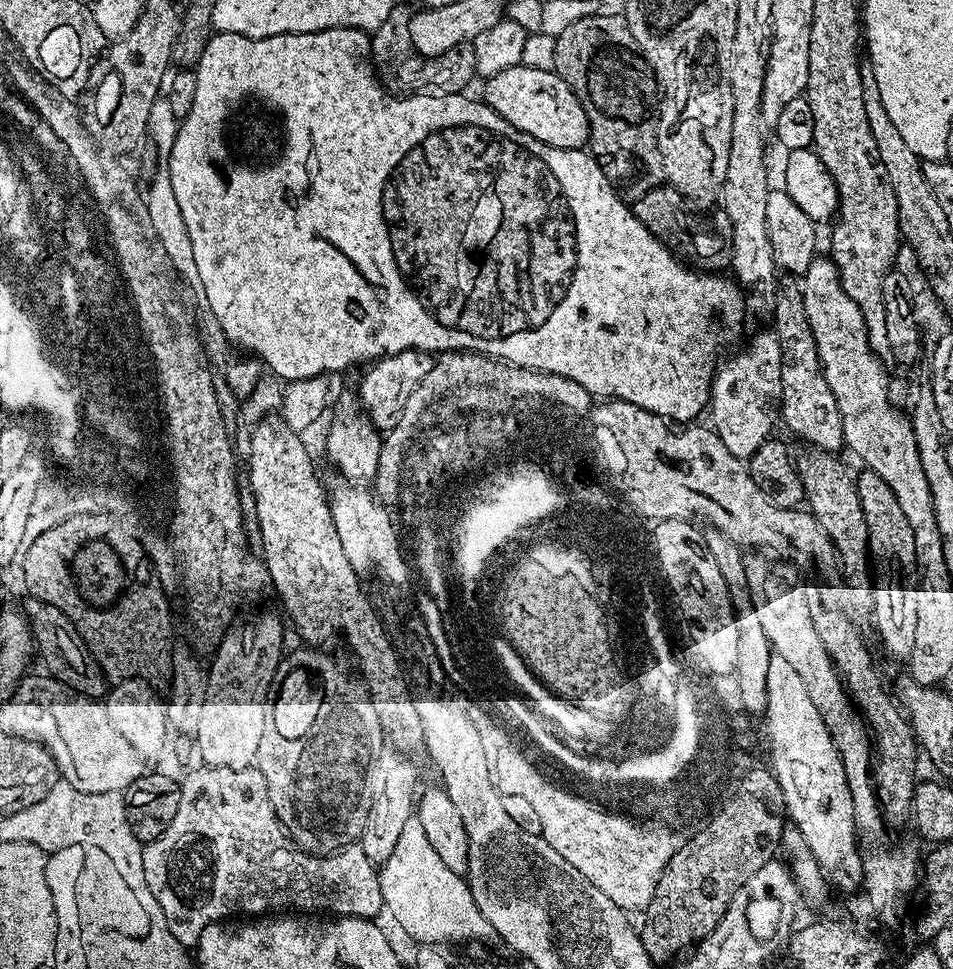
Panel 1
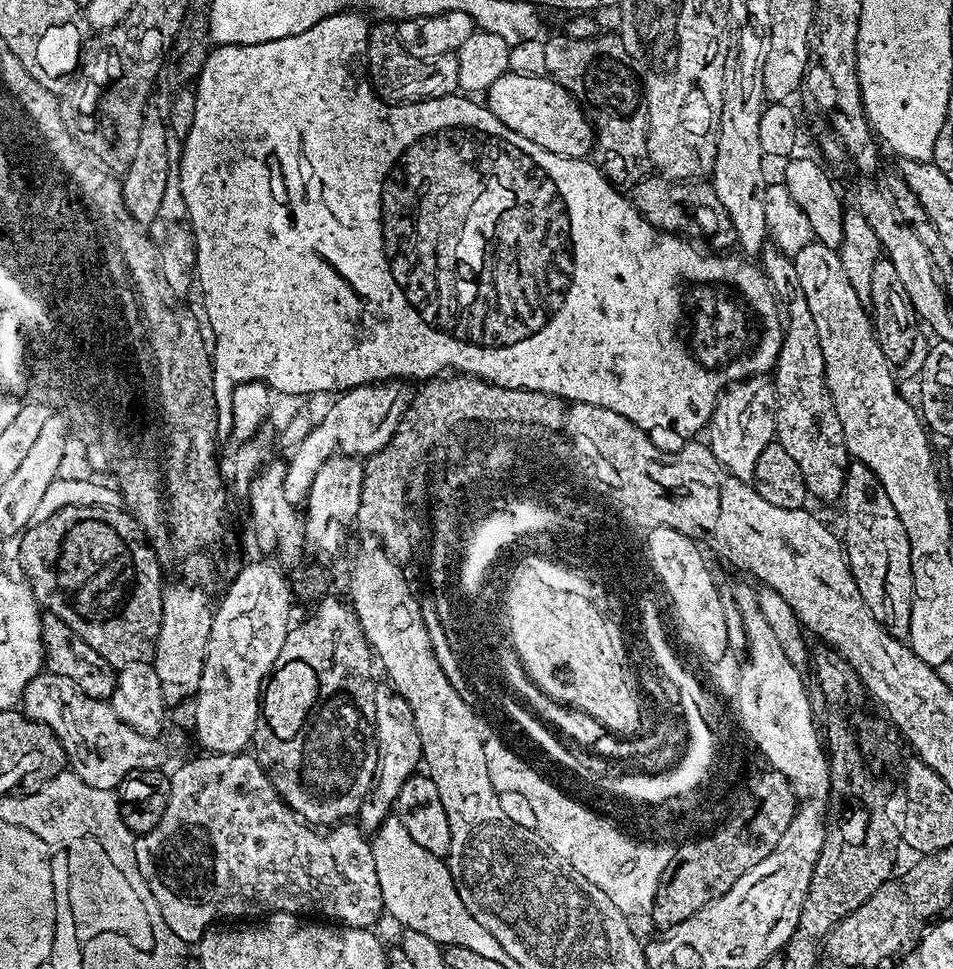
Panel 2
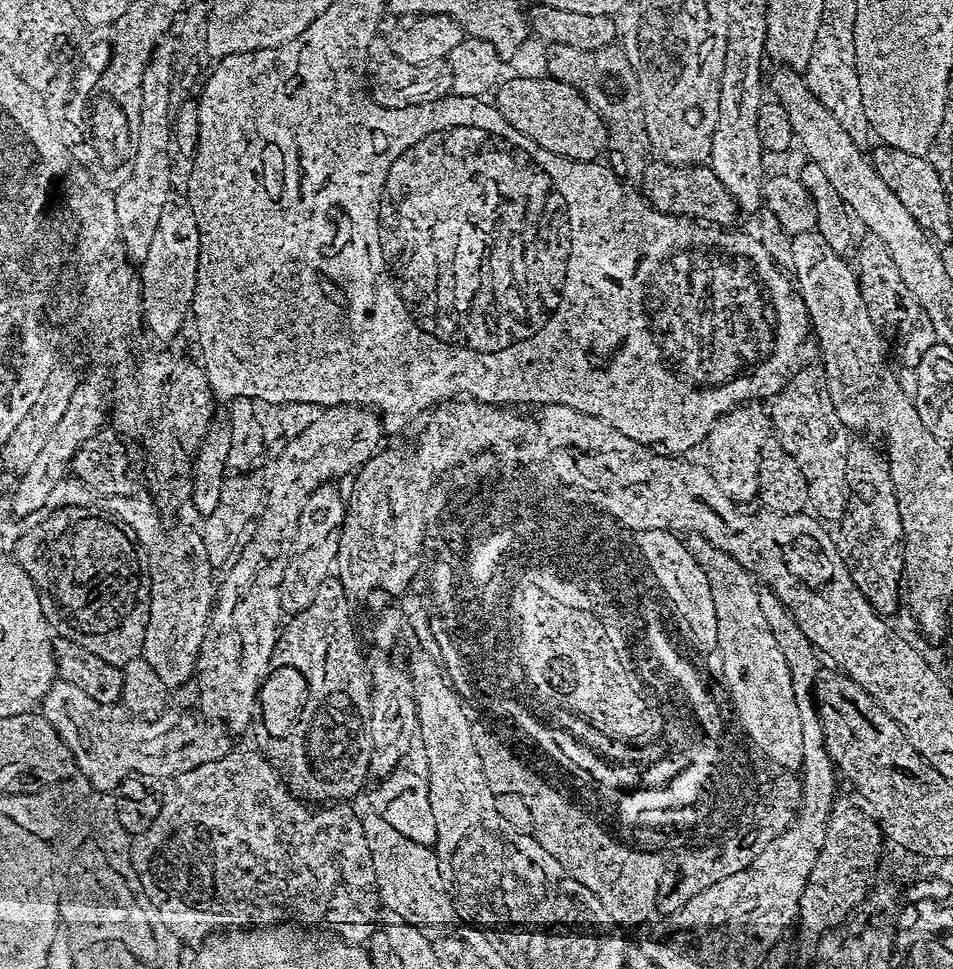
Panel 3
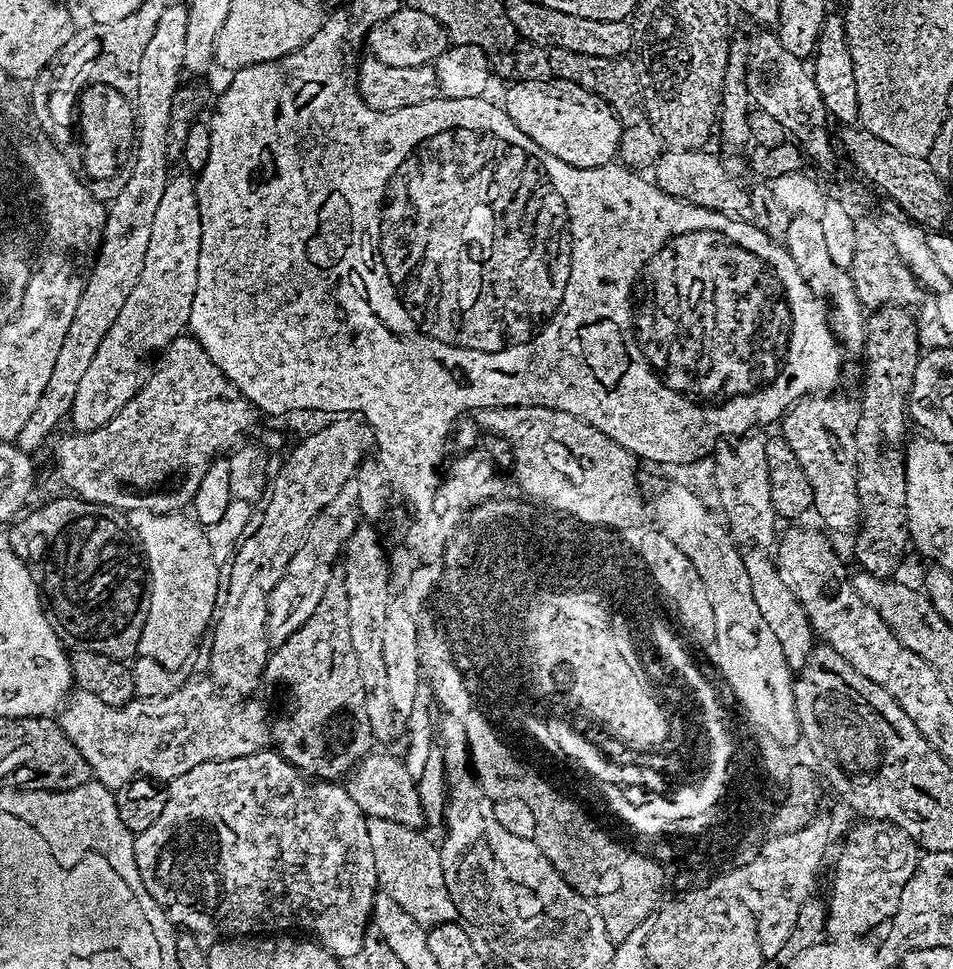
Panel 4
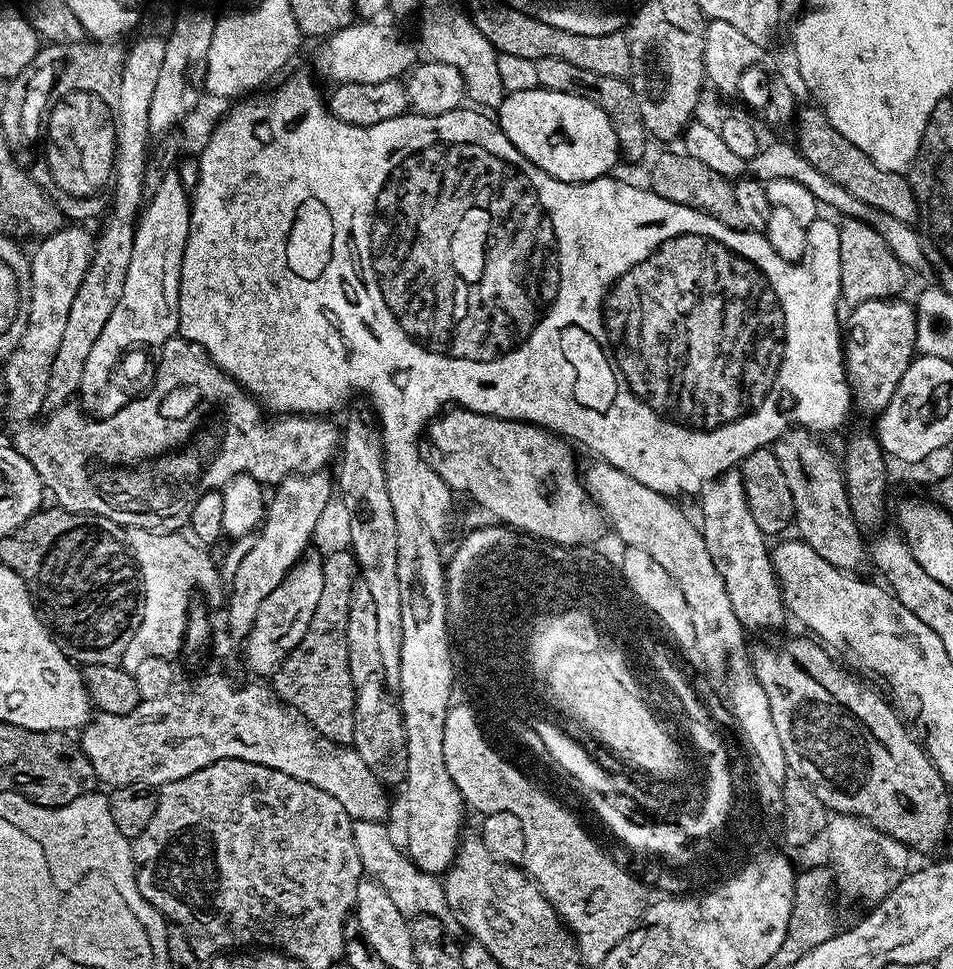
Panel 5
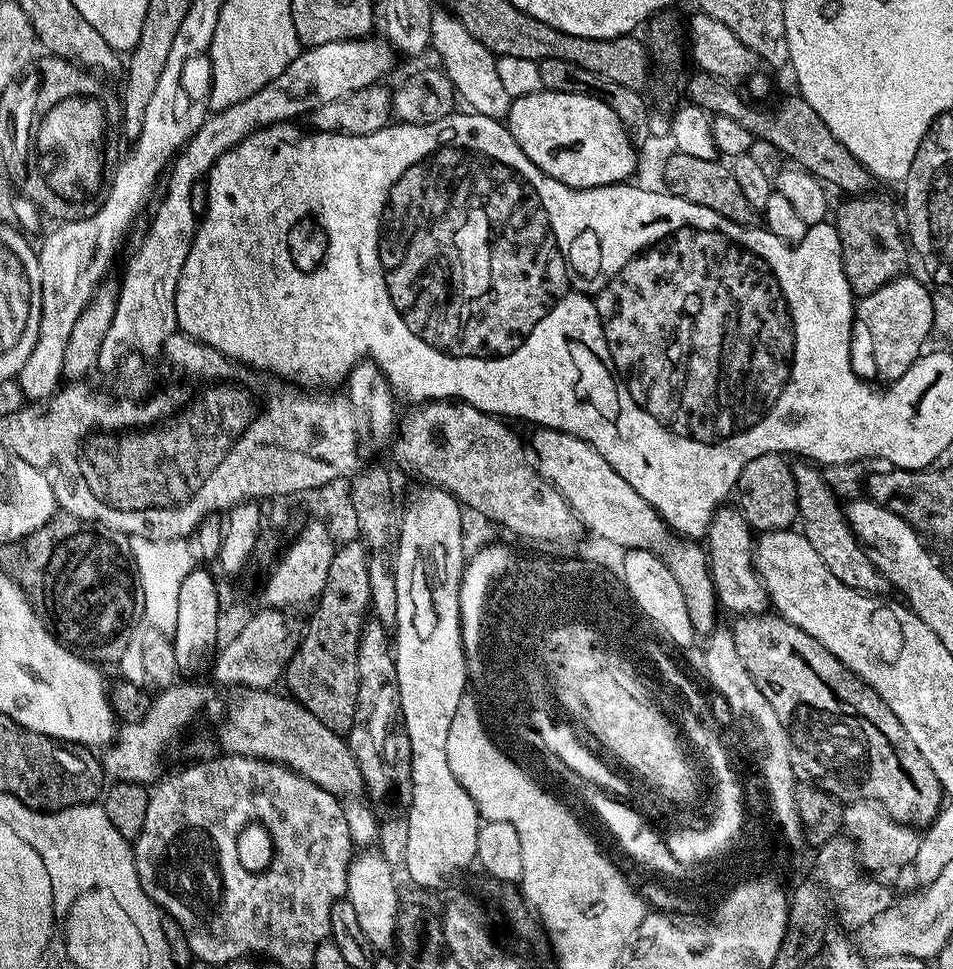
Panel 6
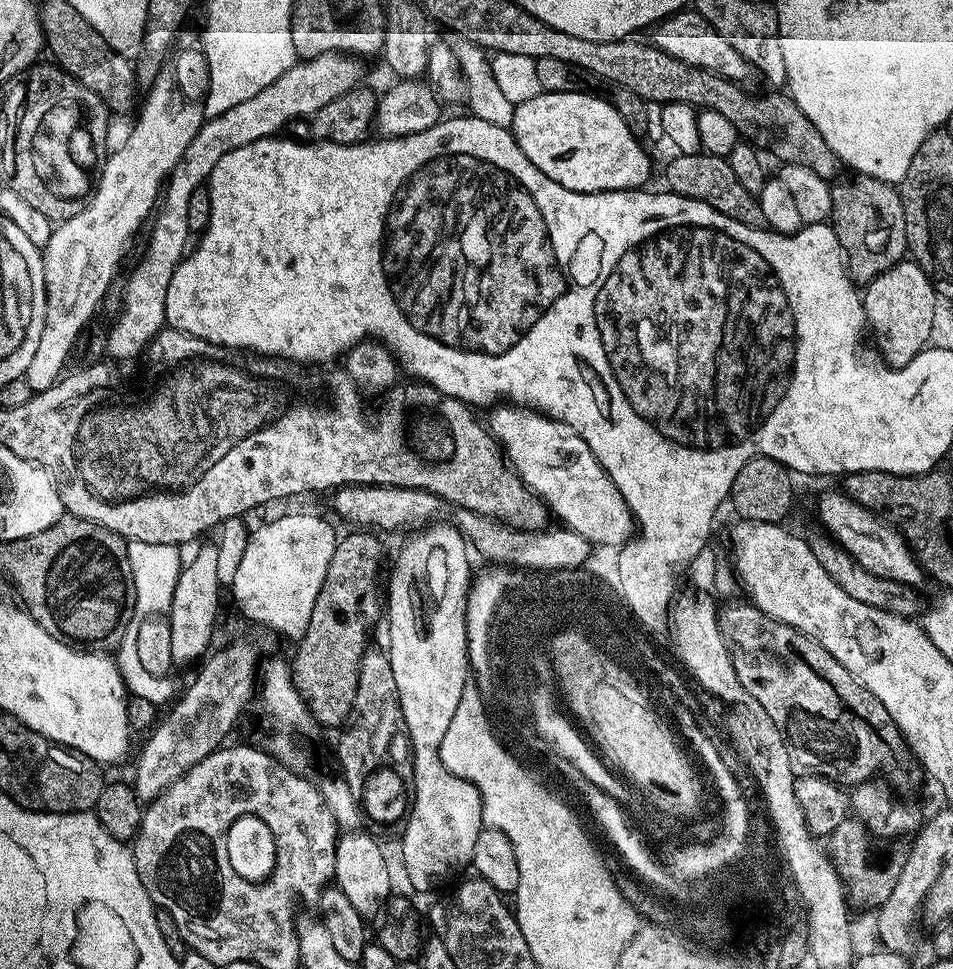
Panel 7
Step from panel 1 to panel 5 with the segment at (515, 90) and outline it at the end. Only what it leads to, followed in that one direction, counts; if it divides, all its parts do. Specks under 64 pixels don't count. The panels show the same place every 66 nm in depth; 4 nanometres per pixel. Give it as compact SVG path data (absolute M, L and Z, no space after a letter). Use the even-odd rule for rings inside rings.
M539 86L507 93L498 109L498 123L526 159L554 178L571 184L609 175L616 159L619 161L622 156L612 117L595 99L583 94L558 94L553 88Z

